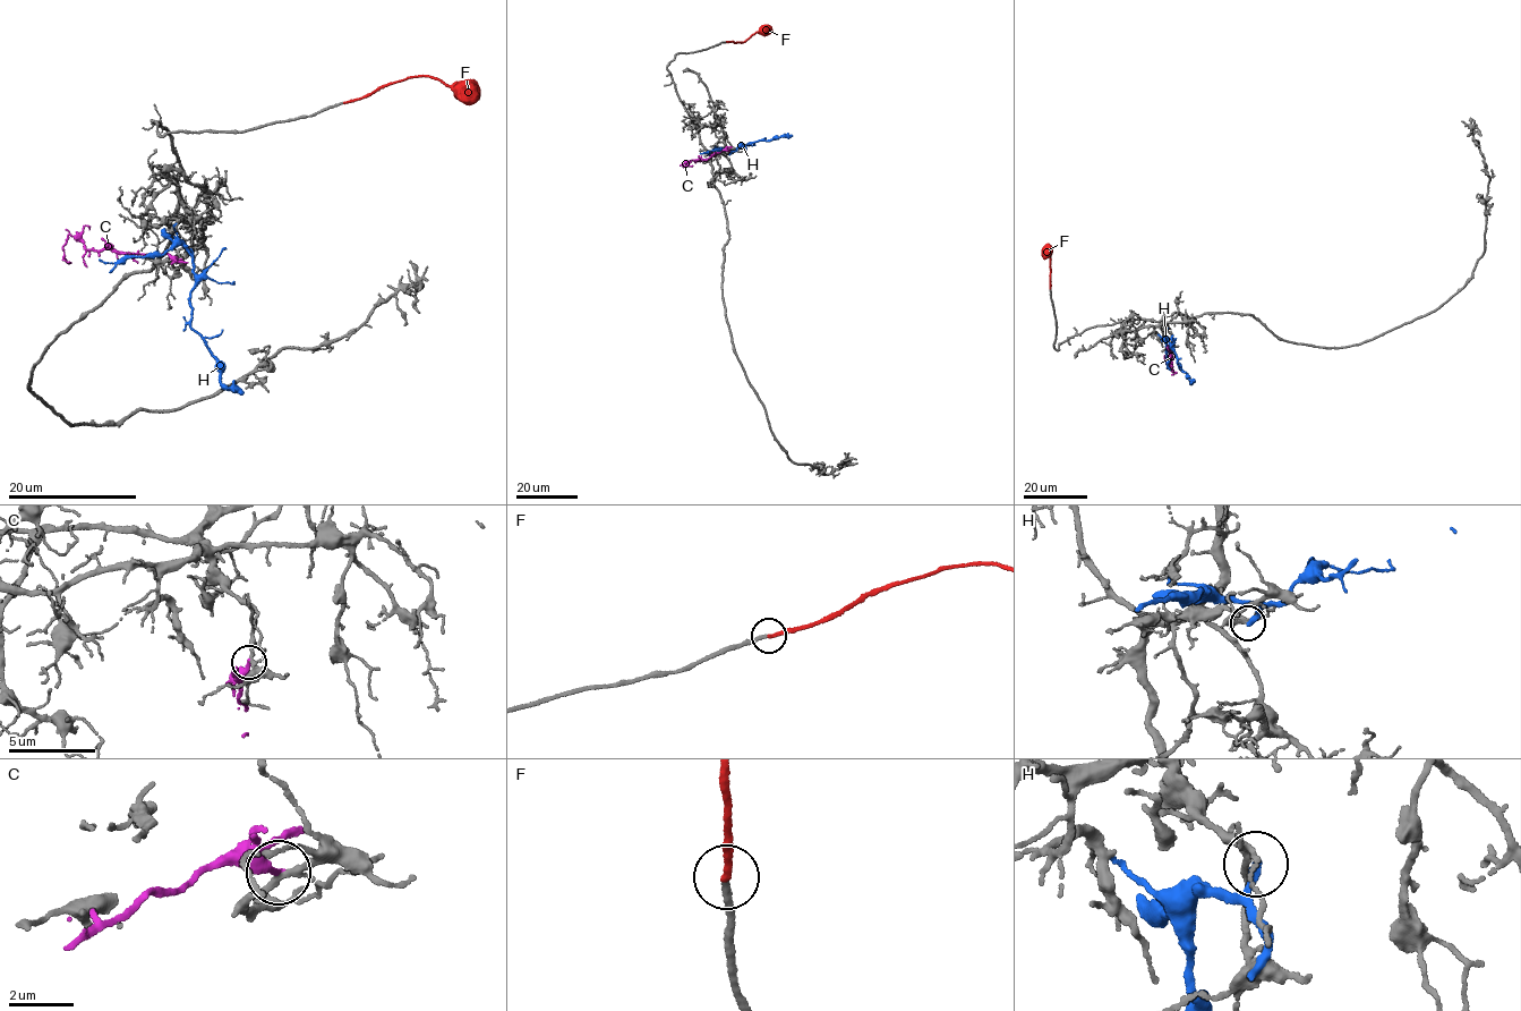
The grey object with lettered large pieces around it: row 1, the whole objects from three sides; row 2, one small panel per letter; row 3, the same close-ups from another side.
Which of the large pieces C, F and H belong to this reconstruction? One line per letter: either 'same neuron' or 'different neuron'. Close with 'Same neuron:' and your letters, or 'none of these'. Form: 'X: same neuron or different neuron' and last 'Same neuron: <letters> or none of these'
C: different neuron
F: same neuron
H: different neuron
Same neuron: F

